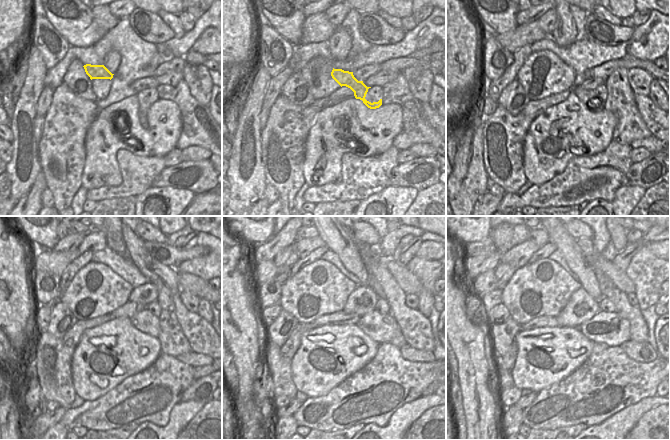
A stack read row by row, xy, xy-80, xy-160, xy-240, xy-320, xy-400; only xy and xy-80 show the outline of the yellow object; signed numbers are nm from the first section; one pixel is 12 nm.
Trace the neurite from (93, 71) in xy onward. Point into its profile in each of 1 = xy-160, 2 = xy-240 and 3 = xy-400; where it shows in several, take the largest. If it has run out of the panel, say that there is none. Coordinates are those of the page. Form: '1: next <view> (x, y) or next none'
1: next xy-160 (585, 95)
2: next xy-240 (146, 322)
3: next xy-400 (610, 328)

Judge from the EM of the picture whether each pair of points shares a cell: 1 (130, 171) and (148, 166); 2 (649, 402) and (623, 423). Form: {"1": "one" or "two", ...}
{"1": "one", "2": "one"}

